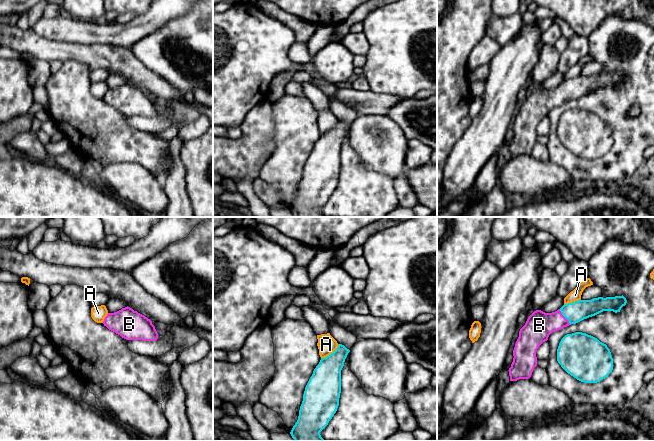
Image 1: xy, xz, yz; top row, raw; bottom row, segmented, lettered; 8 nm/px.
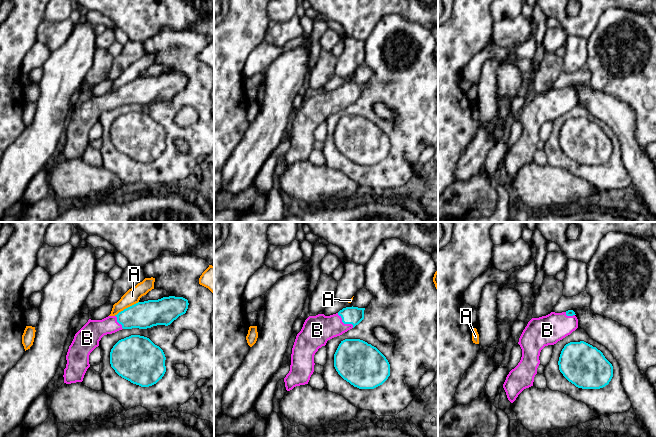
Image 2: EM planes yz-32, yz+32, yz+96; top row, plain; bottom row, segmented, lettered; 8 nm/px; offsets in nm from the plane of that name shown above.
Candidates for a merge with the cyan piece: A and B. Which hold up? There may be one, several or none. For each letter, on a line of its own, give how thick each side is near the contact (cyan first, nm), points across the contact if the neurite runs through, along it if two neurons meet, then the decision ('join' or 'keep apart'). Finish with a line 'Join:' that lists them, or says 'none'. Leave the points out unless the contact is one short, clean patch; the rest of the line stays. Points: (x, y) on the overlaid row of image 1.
A: calibres 260 and 150 nm; keep apart
B: calibres 160 and 220 nm; way yz (577, 311), (569, 313), (565, 317), (539, 325); join
Join: B

